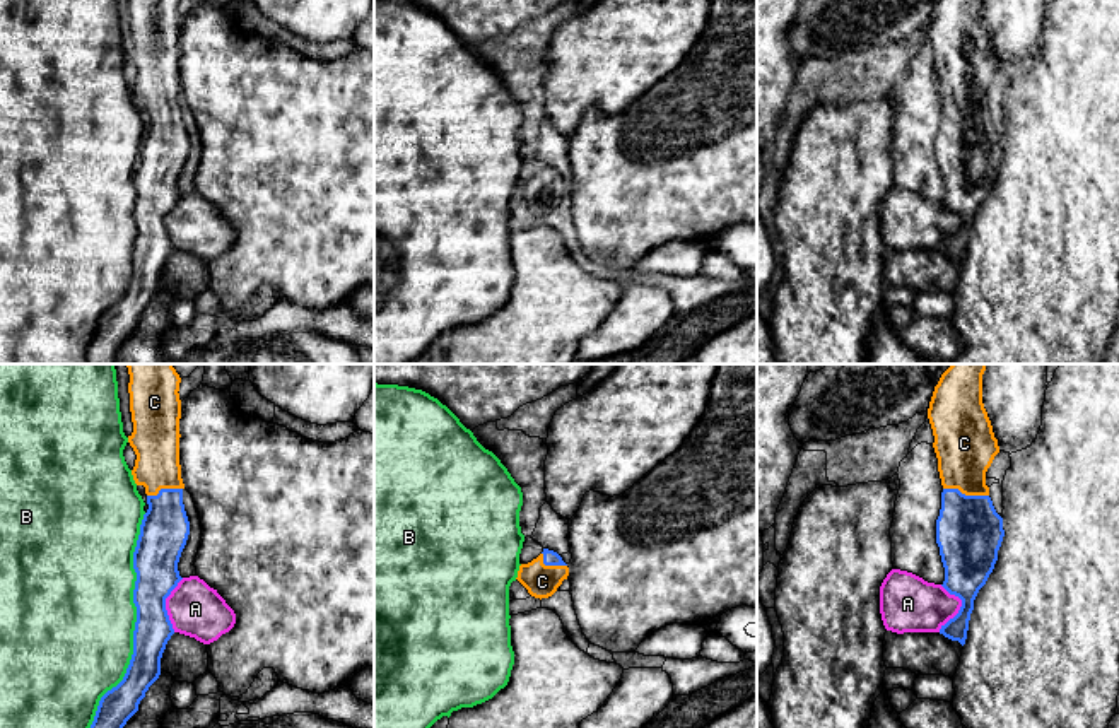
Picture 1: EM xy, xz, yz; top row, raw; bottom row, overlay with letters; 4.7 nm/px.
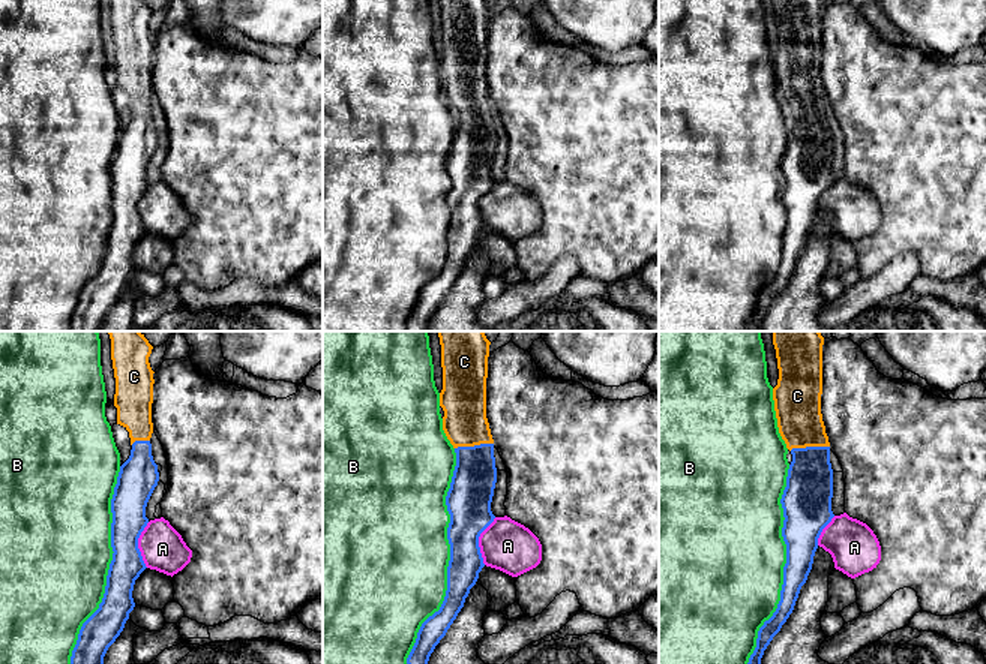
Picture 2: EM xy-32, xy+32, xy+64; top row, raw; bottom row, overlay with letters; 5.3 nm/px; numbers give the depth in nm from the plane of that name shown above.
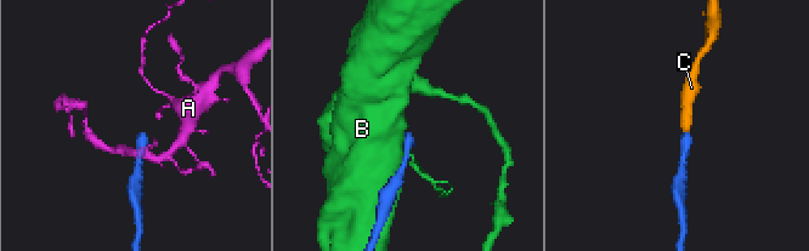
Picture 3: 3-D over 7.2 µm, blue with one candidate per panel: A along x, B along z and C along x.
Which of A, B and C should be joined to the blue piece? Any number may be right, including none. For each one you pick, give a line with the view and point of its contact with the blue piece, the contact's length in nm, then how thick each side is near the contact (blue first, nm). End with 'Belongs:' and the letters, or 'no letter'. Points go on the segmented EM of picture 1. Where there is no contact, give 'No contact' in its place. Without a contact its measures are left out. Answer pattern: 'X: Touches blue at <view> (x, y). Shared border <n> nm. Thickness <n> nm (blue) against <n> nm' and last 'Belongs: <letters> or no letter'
C: Touches blue at yz (964, 494). Shared border 220 nm. Thickness 320 nm (blue) against 280 nm
Belongs: C

